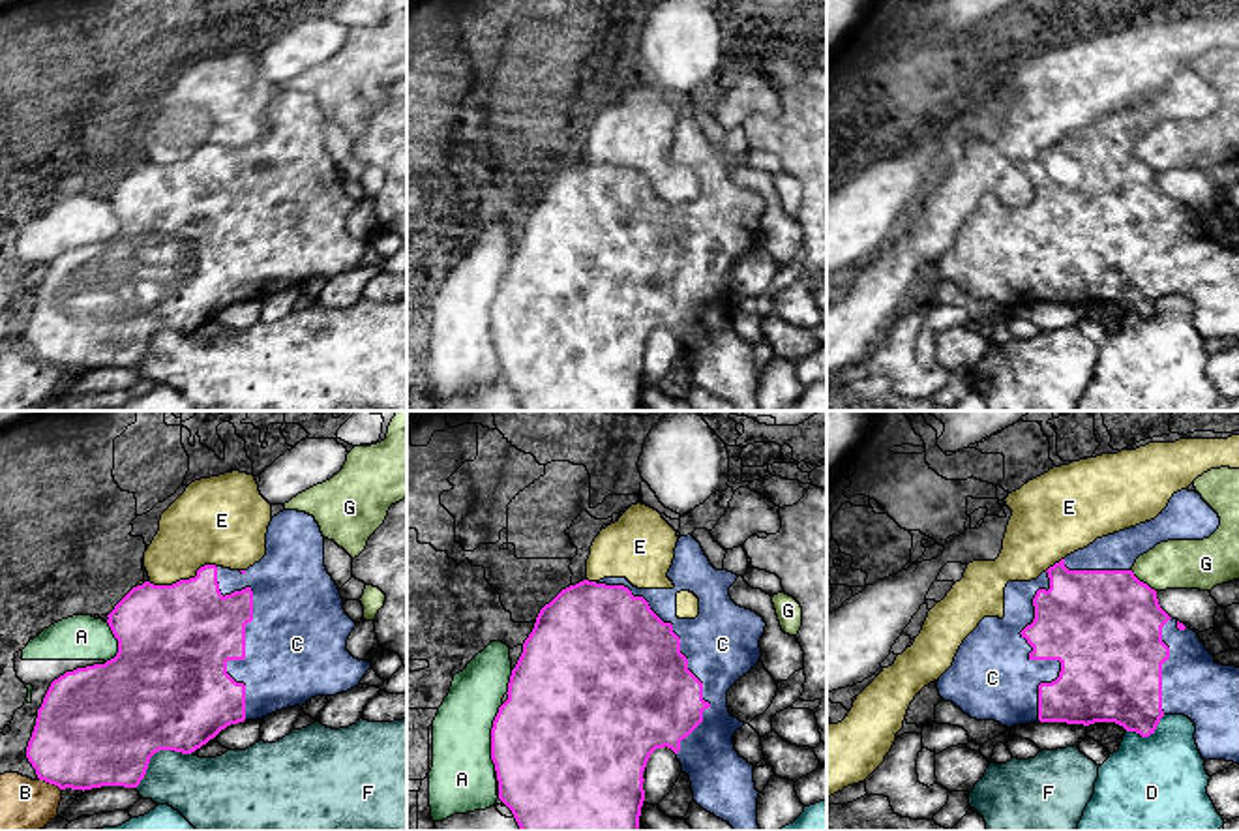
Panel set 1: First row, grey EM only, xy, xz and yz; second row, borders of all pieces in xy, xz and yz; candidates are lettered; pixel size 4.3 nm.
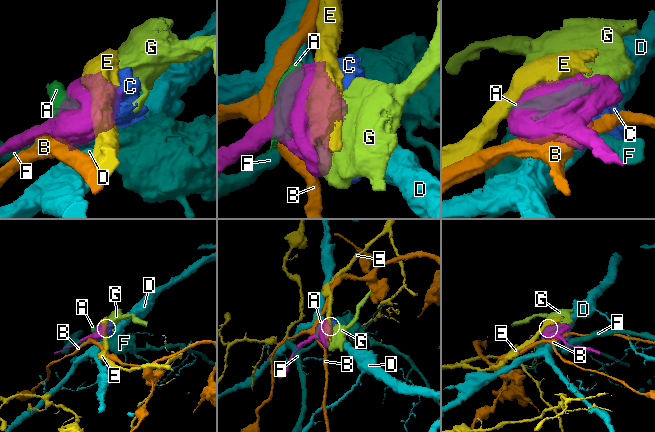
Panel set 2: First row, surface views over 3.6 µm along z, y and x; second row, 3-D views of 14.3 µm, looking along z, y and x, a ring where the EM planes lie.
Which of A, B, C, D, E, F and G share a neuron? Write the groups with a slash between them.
A / B / C / D / E / F / G

